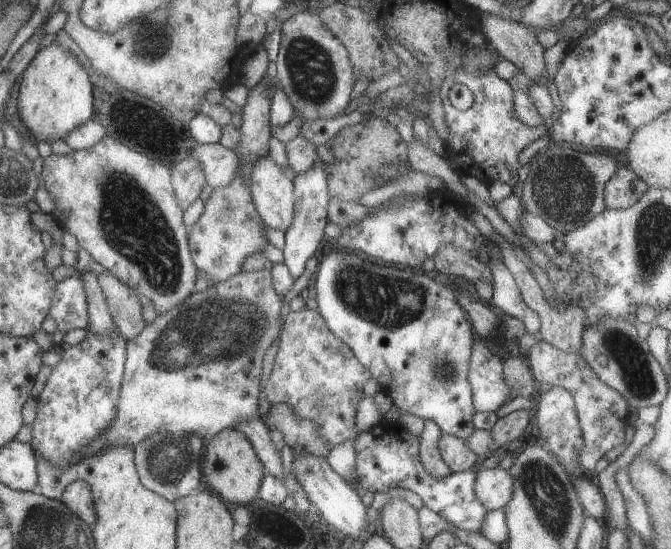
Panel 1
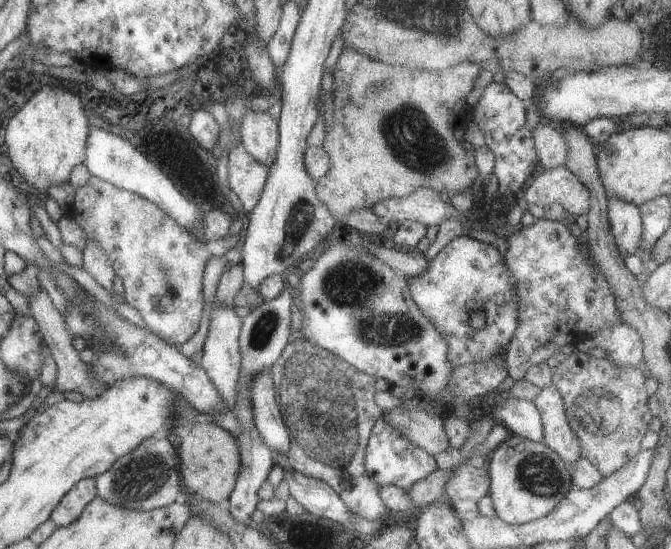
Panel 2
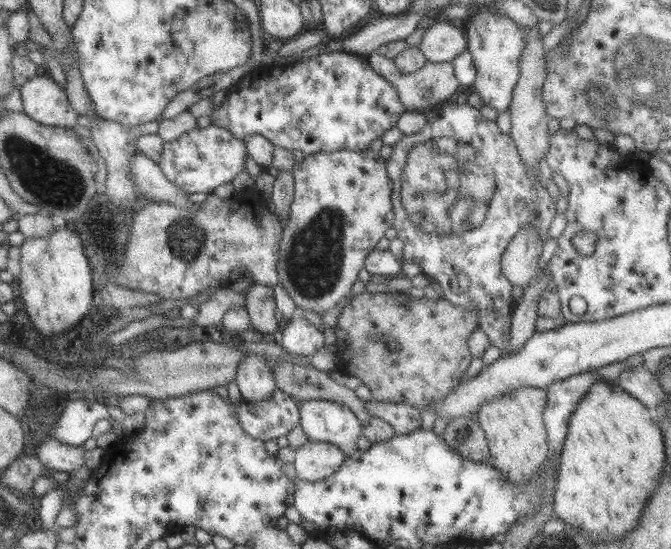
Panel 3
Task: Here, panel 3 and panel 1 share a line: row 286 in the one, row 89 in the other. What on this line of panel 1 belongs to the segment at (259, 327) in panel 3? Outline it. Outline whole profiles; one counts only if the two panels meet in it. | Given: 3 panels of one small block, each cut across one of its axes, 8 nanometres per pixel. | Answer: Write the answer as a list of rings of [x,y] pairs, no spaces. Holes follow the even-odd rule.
[[[276,64],[268,68],[267,73],[251,89],[246,104],[243,106],[243,124],[241,140],[236,149],[241,154],[239,170],[235,179],[227,187],[218,187],[212,191],[211,198],[204,204],[205,208],[198,221],[189,228],[190,252],[198,268],[197,278],[212,279],[214,282],[225,281],[241,271],[242,263],[247,256],[262,252],[270,244],[263,233],[264,222],[255,207],[249,187],[244,186],[241,169],[246,161],[252,165],[264,155],[269,154],[271,124],[271,104],[273,96],[269,89],[278,82]]]

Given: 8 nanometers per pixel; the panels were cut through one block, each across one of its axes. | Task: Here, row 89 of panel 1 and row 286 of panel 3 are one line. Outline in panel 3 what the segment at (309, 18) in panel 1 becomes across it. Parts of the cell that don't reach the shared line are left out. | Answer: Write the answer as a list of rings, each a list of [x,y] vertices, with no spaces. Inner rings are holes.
[[[371,148],[362,151],[345,149],[334,152],[310,153],[305,155],[302,163],[294,163],[292,174],[295,180],[295,195],[292,205],[290,205],[290,215],[281,222],[283,235],[280,241],[280,254],[278,257],[279,282],[286,289],[286,292],[290,294],[290,298],[294,300],[294,304],[296,304],[299,313],[310,310],[310,312],[314,312],[314,314],[318,314],[318,316],[322,317],[324,312],[332,310],[336,304],[352,292],[352,285],[358,280],[359,270],[365,267],[366,256],[376,248],[378,240],[385,236],[384,232],[386,232],[388,228],[393,227],[392,186],[390,177],[388,176],[387,160],[380,155],[380,152],[373,151]]]

